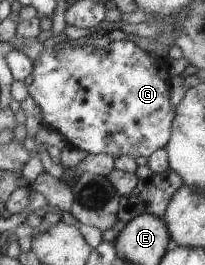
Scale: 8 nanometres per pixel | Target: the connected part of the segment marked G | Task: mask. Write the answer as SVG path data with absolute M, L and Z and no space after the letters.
M64 39L59 45L50 41L33 61L27 93L41 110L42 125L63 135L68 146L86 153L108 153L113 158L121 155L147 158L153 151L164 148L171 134L175 107L169 102L168 67L169 60L152 57L132 40L108 42L102 48Z

